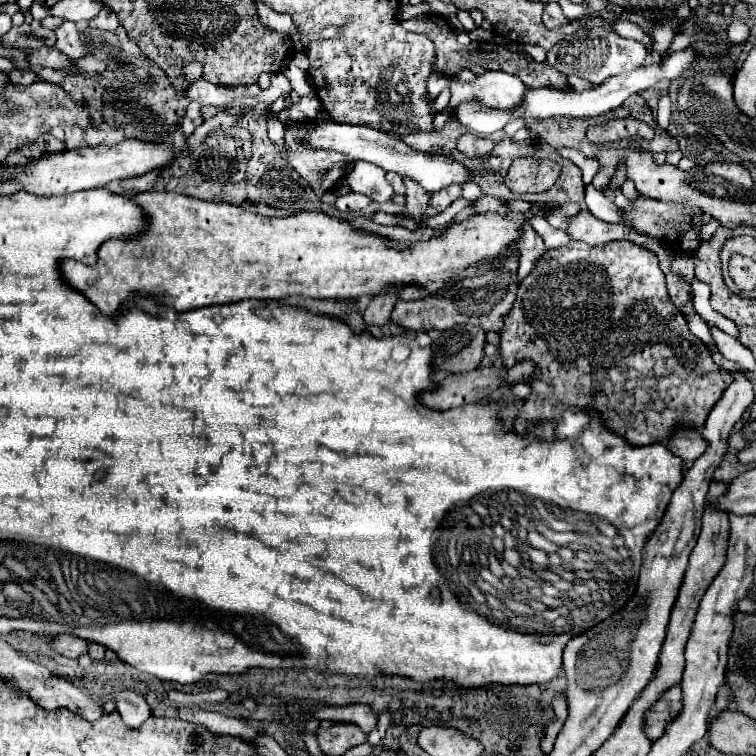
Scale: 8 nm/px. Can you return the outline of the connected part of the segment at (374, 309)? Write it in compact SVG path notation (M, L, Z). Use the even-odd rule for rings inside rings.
M389 290L389 292L381 294L381 296L371 298L371 302L369 302L369 306L367 306L365 314L363 314L365 324L367 324L367 326L377 326L377 328L381 328L381 326L389 320L391 310L393 310L393 306L395 306L397 300L399 300L399 298L397 298L397 292L395 292L395 290Z

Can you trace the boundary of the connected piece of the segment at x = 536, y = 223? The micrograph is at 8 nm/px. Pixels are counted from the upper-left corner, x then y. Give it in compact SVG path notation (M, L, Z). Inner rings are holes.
M533 220L533 230L543 238L547 248L559 248L565 246L571 238L565 230L561 228L553 228L547 220Z

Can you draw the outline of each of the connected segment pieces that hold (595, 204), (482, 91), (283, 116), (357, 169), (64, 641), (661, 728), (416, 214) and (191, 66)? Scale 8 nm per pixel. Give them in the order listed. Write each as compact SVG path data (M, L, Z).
M595 186L585 188L585 203L588 211L603 222L615 222L615 224L627 224L623 212Z
M489 70L477 76L473 84L453 78L449 90L451 90L451 106L459 104L461 100L477 96L483 104L489 104L499 110L513 110L521 106L527 94L525 84L517 76L501 70Z
M311 92L309 96L301 98L299 104L285 108L277 114L277 120L283 124L291 124L291 122L311 122L315 118L315 112L321 108L321 100L317 100L317 94Z
M353 162L347 172L347 180L353 192L361 192L375 202L389 202L393 196L393 188L385 180L385 174L387 172L383 168L377 168L373 164Z
M65 634L65 636L55 636L51 640L51 648L61 654L61 656L67 656L67 658L79 658L81 654L87 652L87 642L77 638L77 636L71 636L71 634Z
M673 686L665 696L661 696L661 700L657 700L653 712L649 712L649 738L653 742L665 734L667 724L679 716L681 708L681 686Z
M403 178L403 184L405 184L405 188L407 188L407 204L405 204L405 208L407 208L407 212L409 212L409 216L407 218L413 218L413 220L421 220L421 216L425 214L425 210L427 210L427 200L431 198L431 194L427 194L427 190L423 188L423 186L419 186L415 180L411 180L411 178Z
M187 62L187 64L183 64L181 72L183 72L183 80L187 84L193 84L193 82L203 78L203 64L199 64L199 62Z

